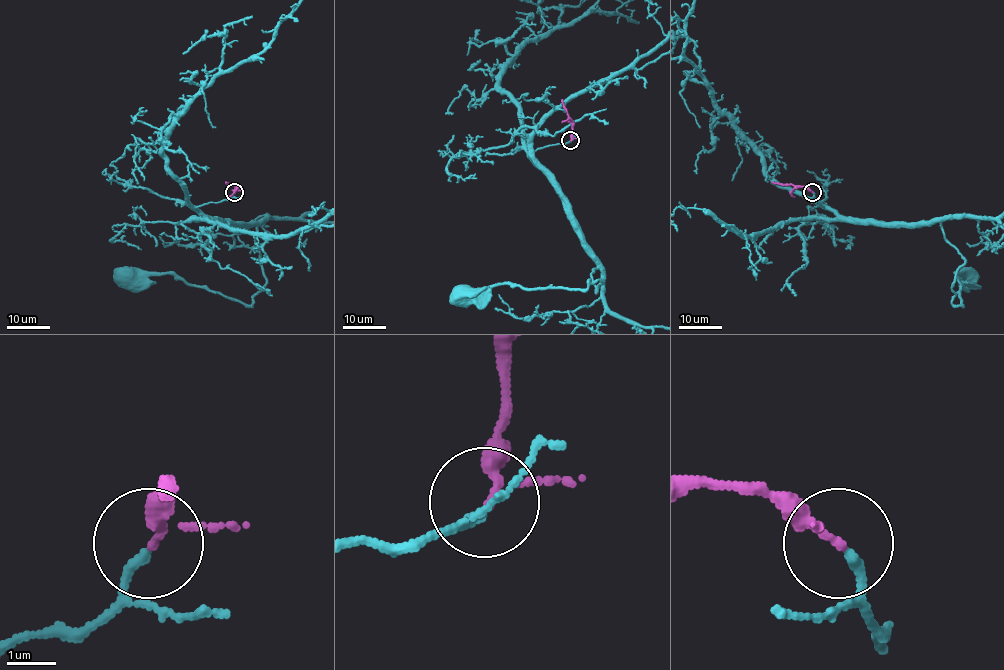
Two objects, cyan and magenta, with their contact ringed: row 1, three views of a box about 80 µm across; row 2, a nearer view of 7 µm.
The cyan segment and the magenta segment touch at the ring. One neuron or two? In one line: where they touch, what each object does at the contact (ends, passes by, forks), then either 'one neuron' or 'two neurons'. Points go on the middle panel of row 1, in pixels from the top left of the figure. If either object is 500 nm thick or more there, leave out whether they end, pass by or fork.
place (570, 140); cyan ends; magenta passes by; one neuron

